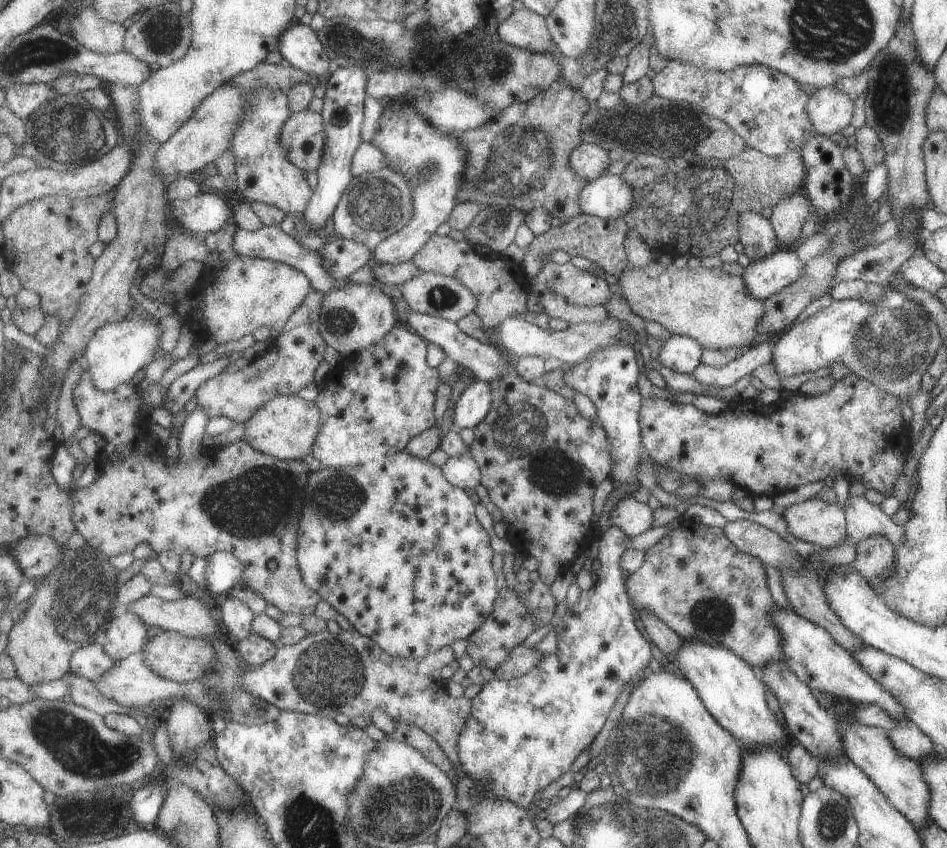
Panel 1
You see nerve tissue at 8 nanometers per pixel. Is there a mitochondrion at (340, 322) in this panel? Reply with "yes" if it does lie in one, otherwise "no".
yes

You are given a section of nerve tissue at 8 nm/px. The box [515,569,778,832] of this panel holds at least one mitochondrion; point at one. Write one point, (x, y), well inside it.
(664, 757)

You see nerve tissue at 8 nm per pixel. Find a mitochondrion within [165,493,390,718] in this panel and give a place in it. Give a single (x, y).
(328, 674)

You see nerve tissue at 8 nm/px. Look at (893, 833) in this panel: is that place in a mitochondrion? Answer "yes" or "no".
no

